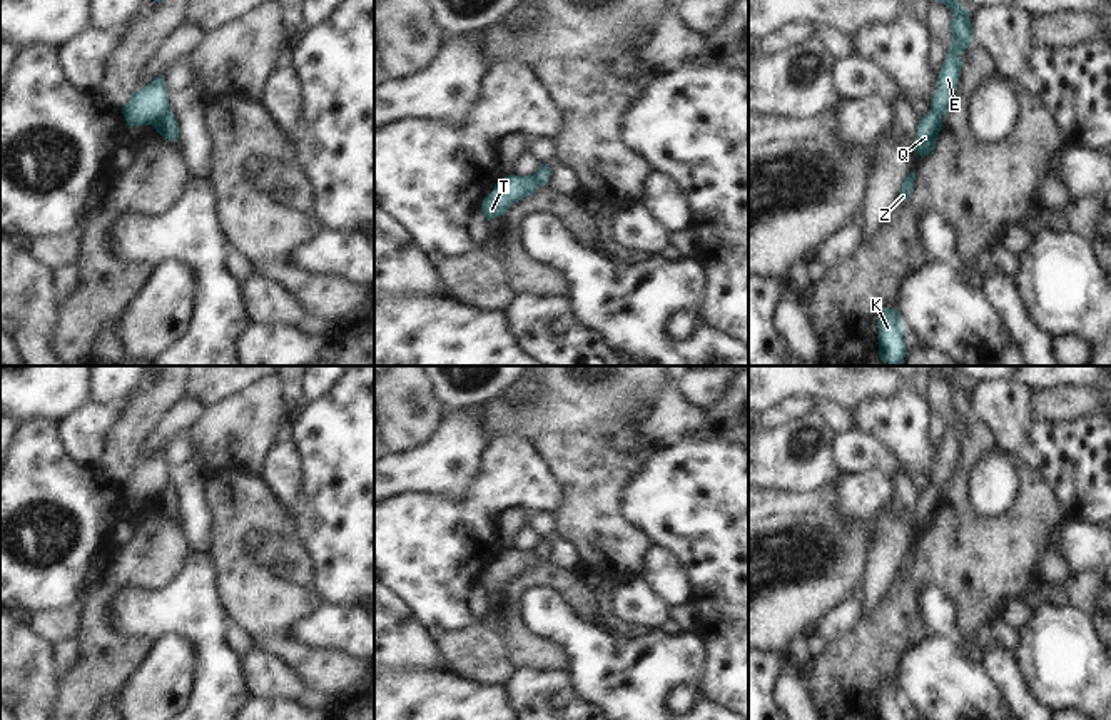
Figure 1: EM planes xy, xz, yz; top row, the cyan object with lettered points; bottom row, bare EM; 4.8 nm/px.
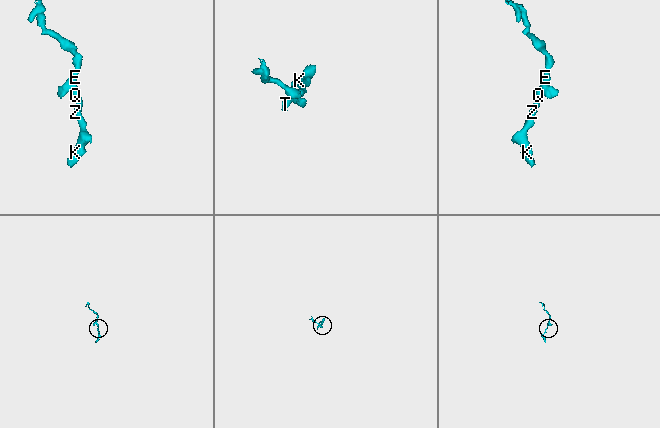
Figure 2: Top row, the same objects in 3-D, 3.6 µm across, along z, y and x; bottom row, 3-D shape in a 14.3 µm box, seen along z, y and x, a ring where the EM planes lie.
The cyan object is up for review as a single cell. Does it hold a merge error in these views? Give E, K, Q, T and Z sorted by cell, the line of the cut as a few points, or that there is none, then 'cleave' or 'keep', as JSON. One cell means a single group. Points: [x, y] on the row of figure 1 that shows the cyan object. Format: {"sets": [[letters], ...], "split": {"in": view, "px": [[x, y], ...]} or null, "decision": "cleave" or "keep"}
{"sets": [["E", "T"], ["K", "Q", "Z"]], "split": {"in": "xy", "px": [[169, 109], [152, 126]]}, "decision": "cleave"}

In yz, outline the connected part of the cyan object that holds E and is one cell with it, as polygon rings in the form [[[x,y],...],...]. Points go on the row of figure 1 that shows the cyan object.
[[[939,0],[952,12],[951,33],[952,43],[946,53],[942,70],[939,72],[939,82],[931,102],[931,107],[946,115],[952,104],[954,92],[959,84],[962,58],[961,53],[972,43],[972,25],[969,20],[969,10],[962,8],[959,0]]]

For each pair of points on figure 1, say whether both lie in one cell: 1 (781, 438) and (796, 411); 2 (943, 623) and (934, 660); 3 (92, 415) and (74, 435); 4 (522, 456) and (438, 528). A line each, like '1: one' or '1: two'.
1: two
2: two
3: one
4: one

